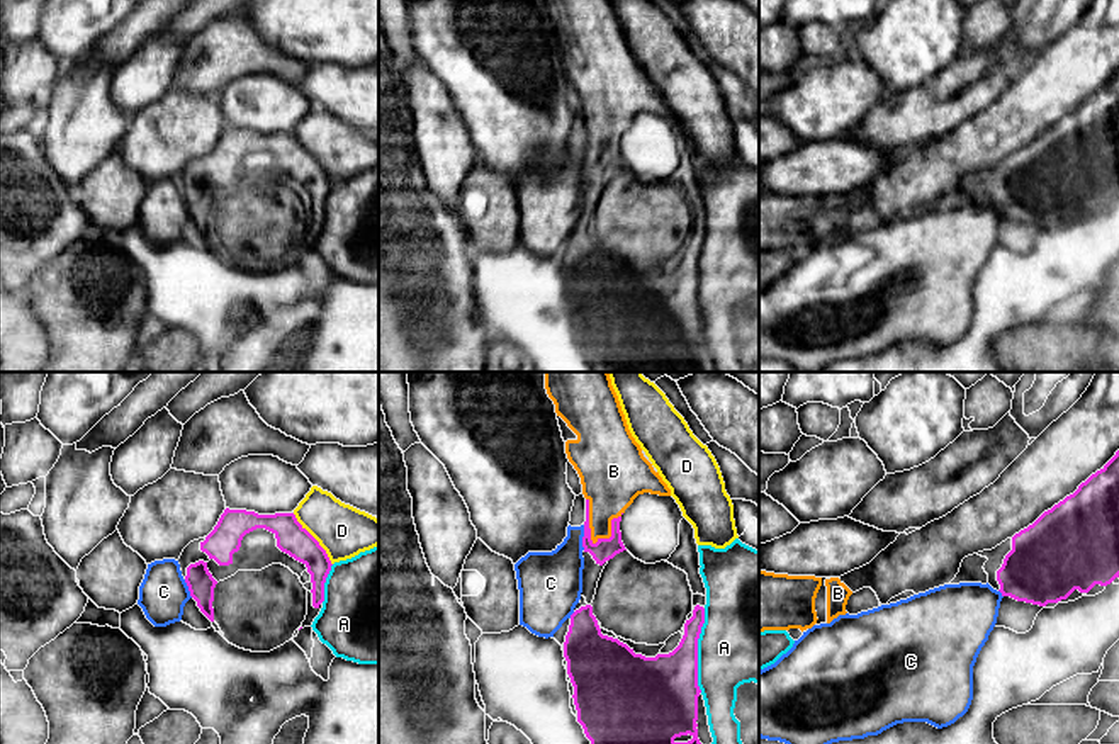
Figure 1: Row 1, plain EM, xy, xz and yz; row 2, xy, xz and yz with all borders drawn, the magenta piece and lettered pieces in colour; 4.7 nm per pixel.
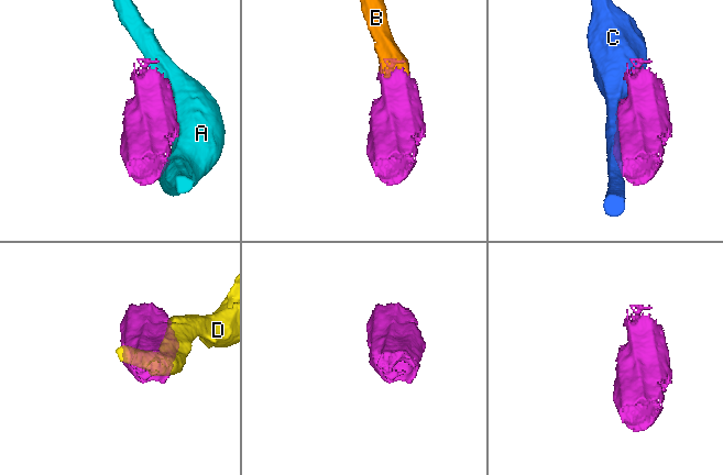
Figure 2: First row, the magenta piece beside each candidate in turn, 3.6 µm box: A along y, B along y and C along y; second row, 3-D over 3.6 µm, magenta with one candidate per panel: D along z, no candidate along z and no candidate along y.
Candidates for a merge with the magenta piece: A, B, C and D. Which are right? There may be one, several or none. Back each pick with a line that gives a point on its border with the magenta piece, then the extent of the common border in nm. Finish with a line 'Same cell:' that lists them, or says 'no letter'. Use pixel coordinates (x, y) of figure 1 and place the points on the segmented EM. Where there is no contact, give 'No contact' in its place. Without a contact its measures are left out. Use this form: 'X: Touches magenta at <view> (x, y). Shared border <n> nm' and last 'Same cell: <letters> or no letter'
B: Touches magenta at xz (588, 522). Shared border 220 nm
Same cell: B

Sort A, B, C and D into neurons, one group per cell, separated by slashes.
A / B / C / D

